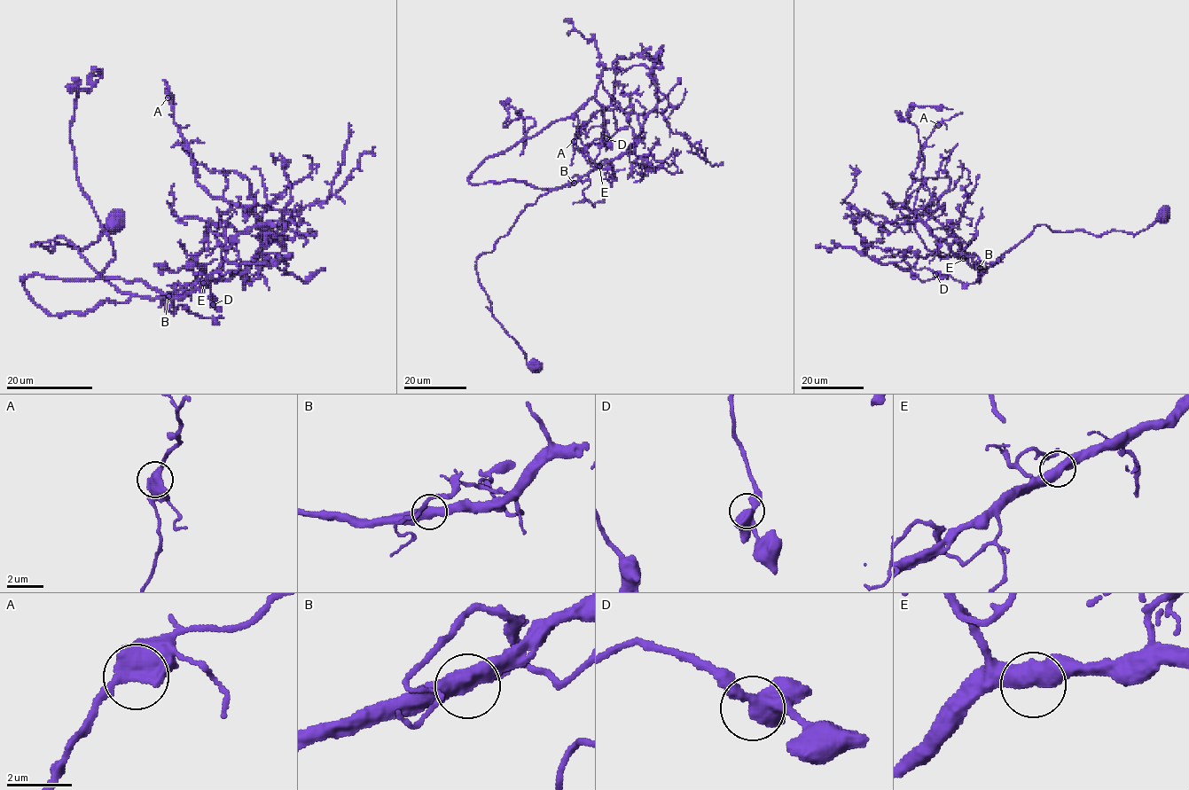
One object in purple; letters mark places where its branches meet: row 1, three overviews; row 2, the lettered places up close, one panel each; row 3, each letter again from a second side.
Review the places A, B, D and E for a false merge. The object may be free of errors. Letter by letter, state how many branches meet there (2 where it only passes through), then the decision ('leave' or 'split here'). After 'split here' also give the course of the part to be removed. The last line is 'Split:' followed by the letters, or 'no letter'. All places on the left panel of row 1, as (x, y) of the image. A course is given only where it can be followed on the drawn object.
A: 2 | leave
B: 2 | leave
D: 2 | leave
E: 2 | leave
Split: no letter

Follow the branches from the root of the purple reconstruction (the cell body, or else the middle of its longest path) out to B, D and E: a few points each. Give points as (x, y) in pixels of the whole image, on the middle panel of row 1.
B: (533, 364), (527, 363), (524, 352), (492, 315), (476, 260), (494, 249), (528, 205), (574, 183)
D: (533, 364), (492, 315), (476, 260), (549, 191), (469, 175), (593, 98), (606, 138)
E: (533, 364), (527, 363), (524, 352), (492, 315), (476, 260), (494, 249), (528, 205), (599, 166)

